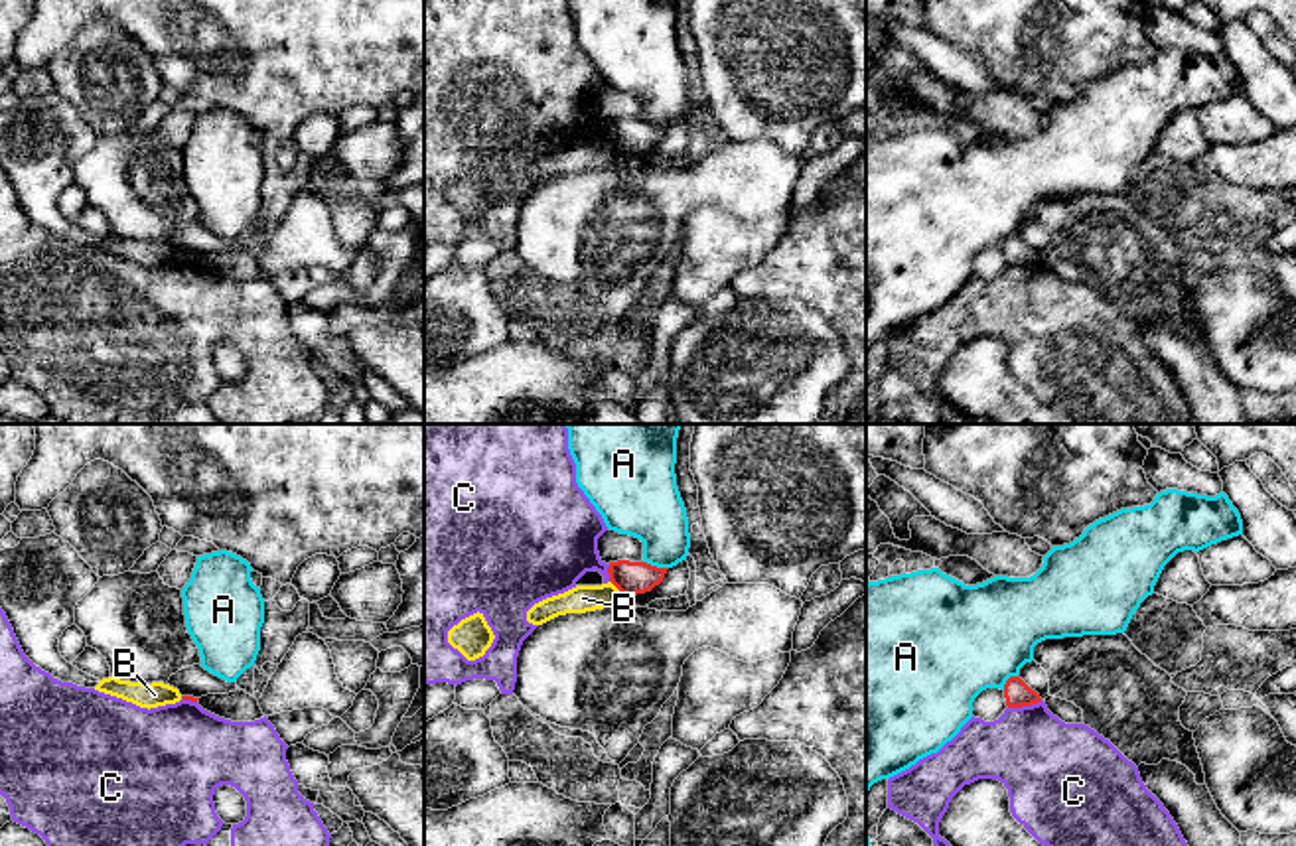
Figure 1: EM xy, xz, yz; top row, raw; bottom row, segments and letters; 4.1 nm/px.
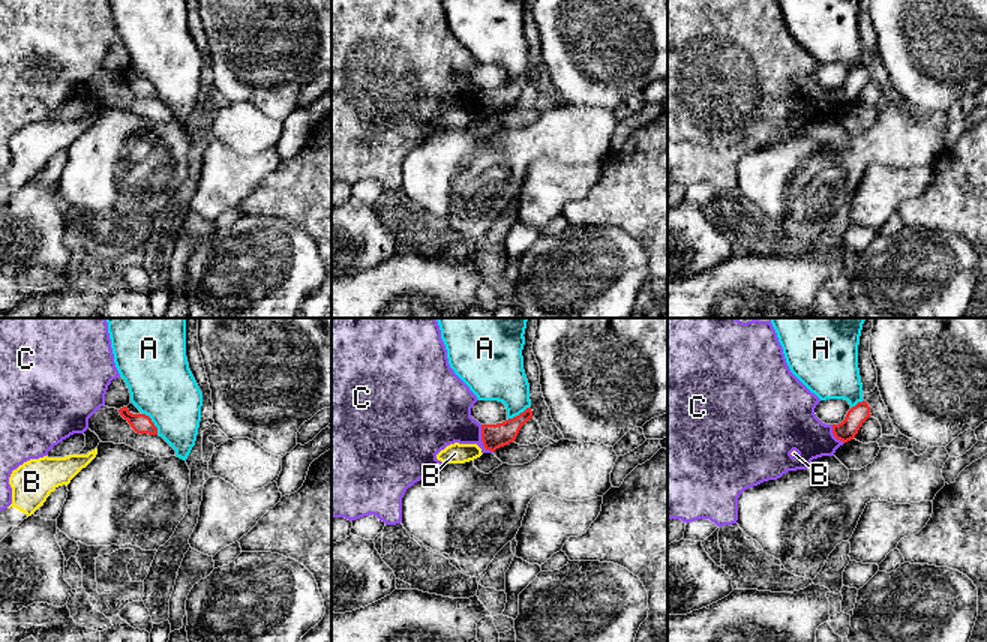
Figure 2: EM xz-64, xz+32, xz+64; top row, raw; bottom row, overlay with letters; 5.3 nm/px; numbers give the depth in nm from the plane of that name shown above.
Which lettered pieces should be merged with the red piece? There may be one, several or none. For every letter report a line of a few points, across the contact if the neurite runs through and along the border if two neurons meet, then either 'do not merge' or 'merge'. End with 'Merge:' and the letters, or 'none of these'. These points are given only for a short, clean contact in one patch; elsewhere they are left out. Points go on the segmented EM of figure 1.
A: do not merge
B: line xz (610, 580), (622, 594); do not merge
C: do not merge
Merge: none of these

